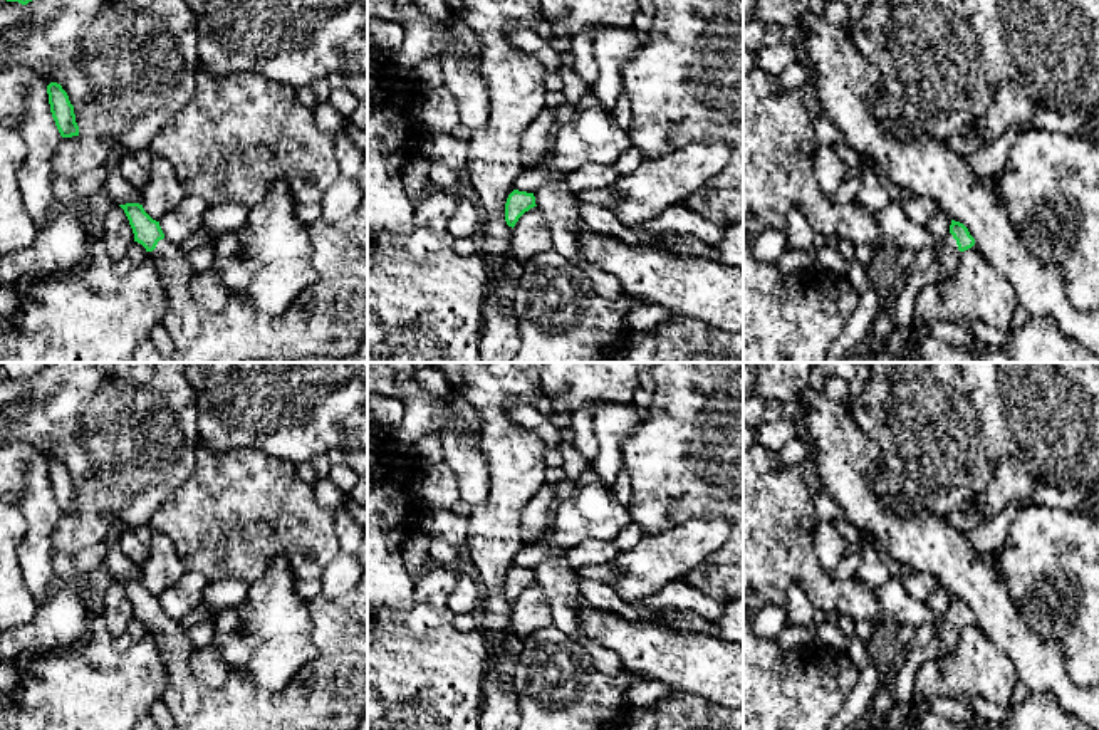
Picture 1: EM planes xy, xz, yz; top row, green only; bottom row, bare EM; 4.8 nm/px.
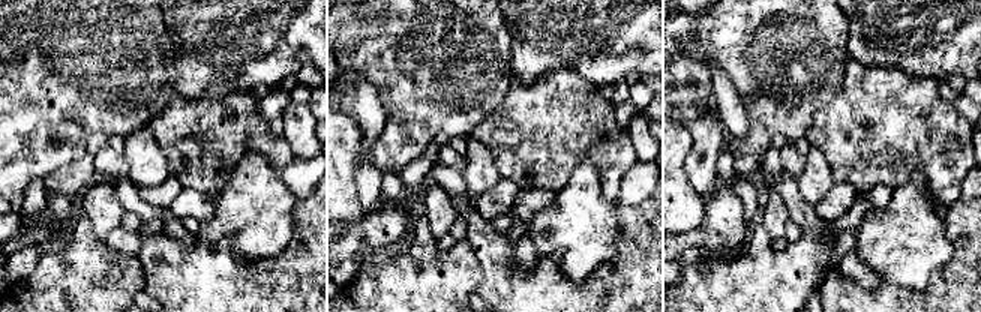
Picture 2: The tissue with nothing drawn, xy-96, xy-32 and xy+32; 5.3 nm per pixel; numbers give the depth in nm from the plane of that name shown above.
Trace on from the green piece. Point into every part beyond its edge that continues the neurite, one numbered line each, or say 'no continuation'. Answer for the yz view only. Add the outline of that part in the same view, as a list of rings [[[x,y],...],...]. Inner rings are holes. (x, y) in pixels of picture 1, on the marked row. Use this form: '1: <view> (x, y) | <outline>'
1: yz (948, 257) | [[[948,233],[943,238],[943,250],[938,253],[938,262],[941,265],[941,272],[938,275],[936,284],[946,282],[953,272],[956,270],[956,265],[960,262],[963,252],[958,250],[956,240],[953,238],[951,233]]]

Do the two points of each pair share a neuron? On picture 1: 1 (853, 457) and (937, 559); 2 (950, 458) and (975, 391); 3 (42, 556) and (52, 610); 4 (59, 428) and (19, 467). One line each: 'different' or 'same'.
1: same
2: same
3: different
4: different

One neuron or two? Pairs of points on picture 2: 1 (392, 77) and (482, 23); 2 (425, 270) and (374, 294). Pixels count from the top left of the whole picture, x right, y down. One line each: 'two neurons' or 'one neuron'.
1: one neuron
2: one neuron

